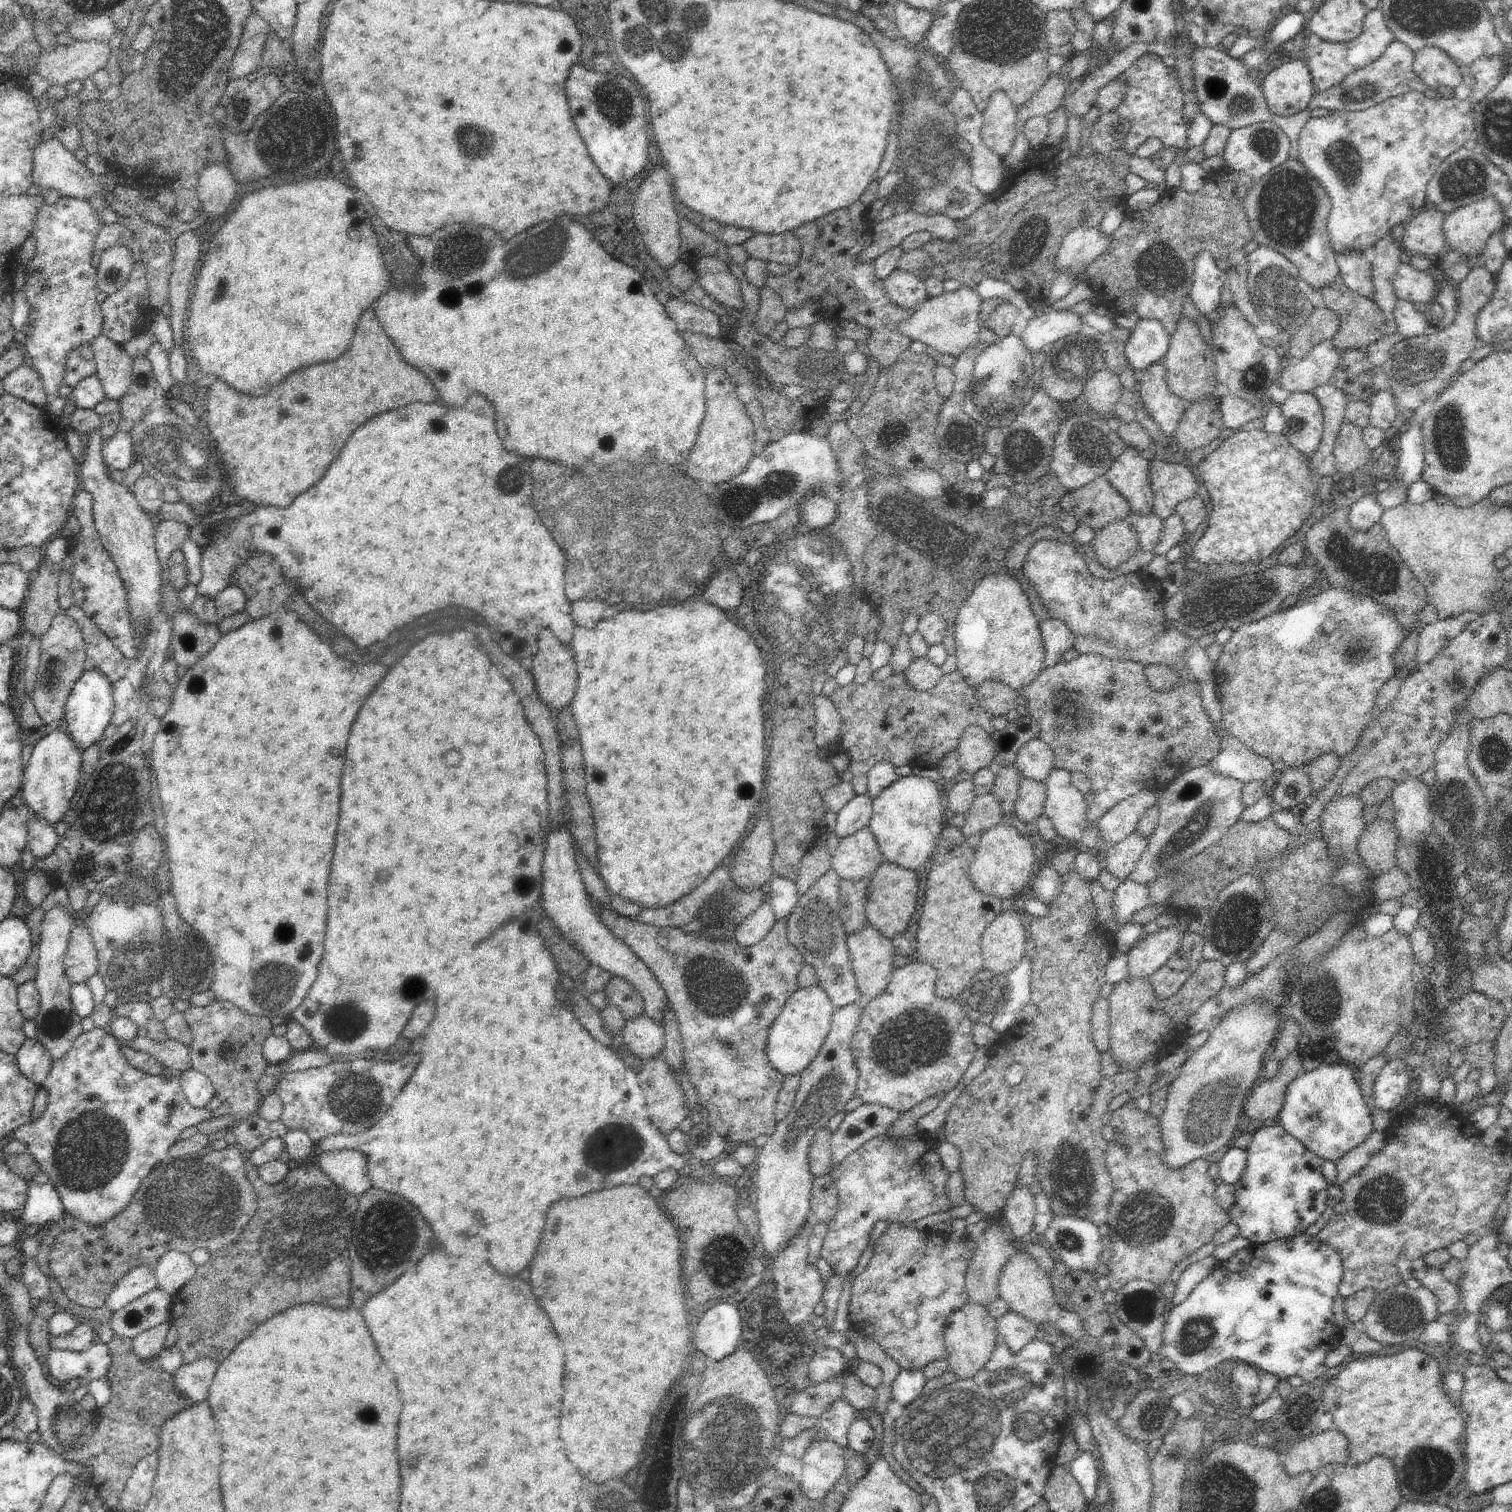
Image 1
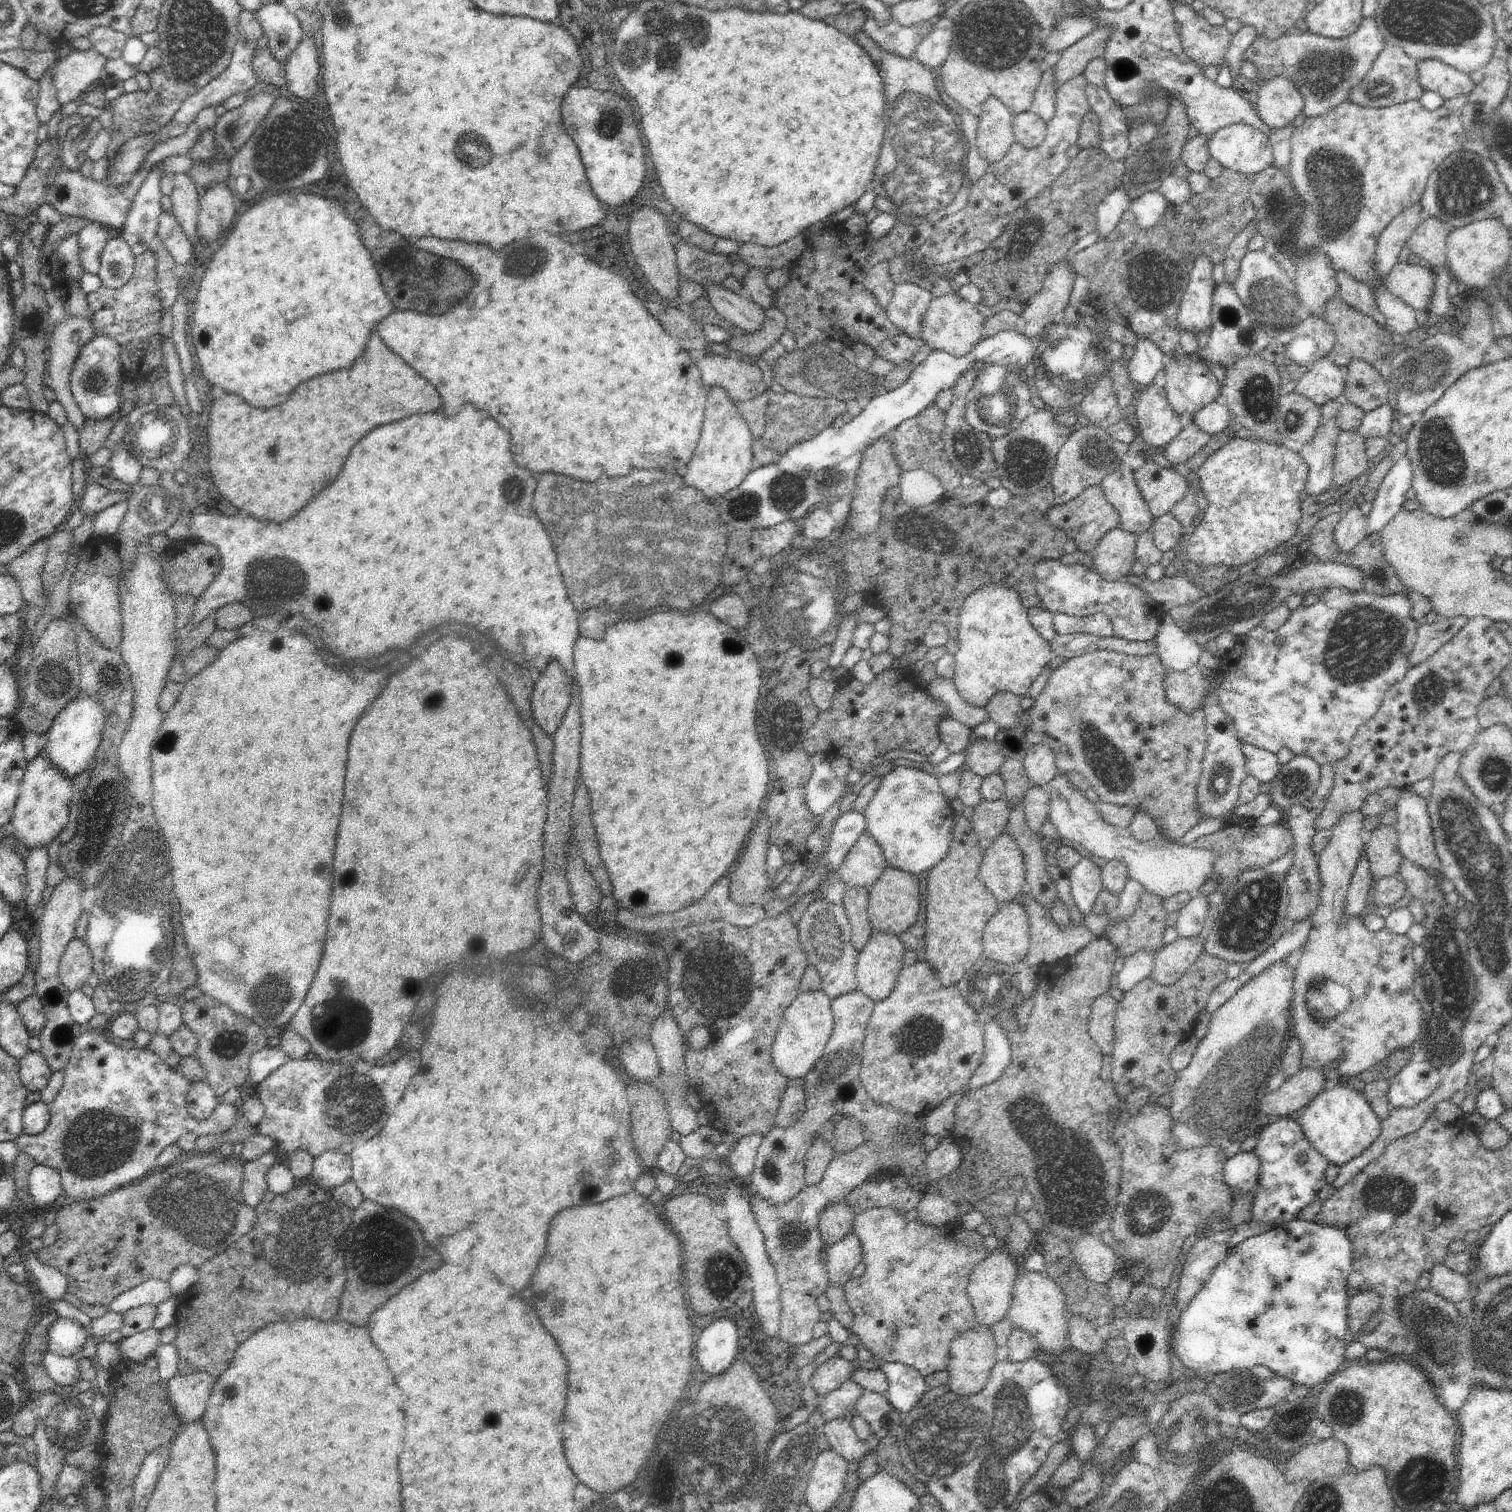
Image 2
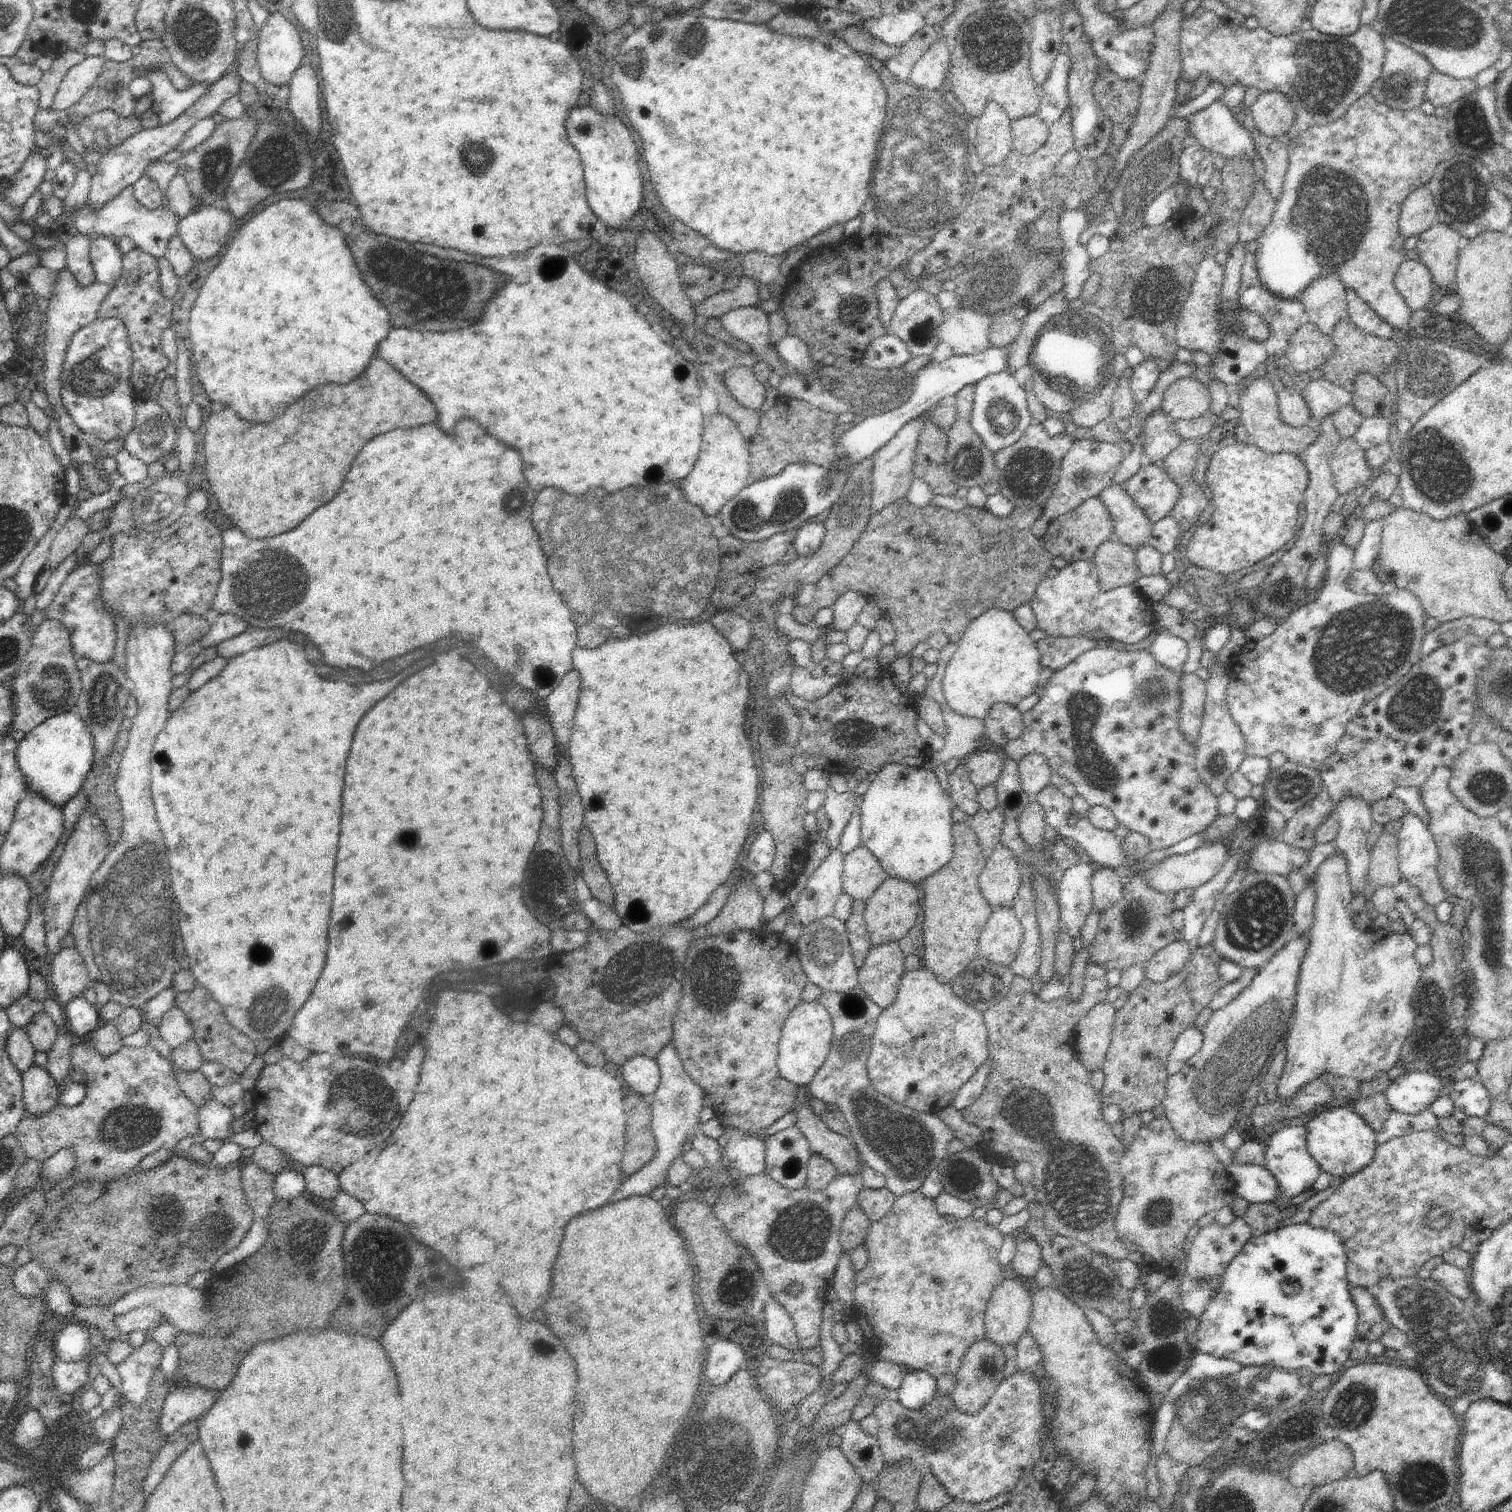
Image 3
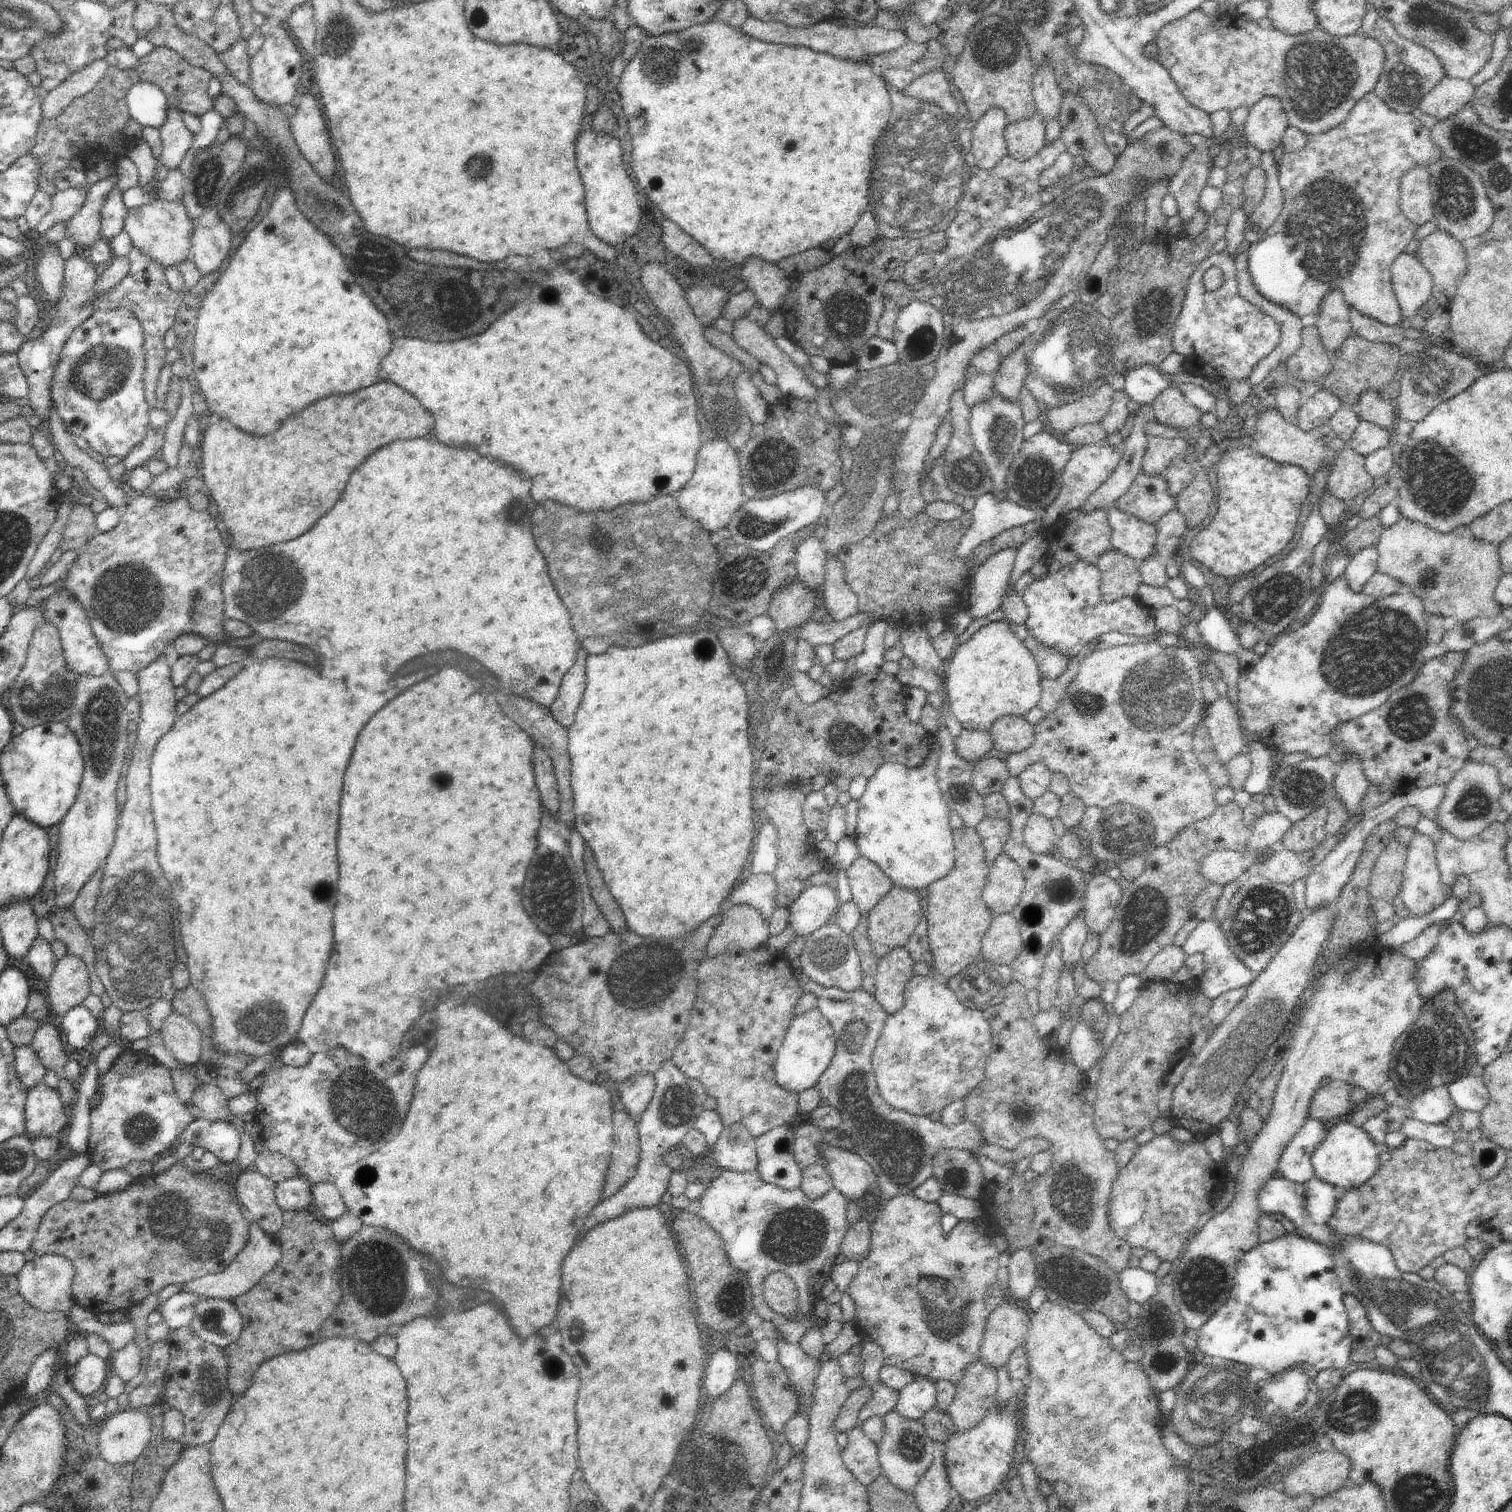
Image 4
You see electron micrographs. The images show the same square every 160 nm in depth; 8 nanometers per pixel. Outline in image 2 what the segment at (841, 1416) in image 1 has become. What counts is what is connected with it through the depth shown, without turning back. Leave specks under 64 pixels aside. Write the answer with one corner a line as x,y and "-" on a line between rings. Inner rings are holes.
834,1419
825,1423
821,1430
832,1450
848,1462
860,1463
870,1452
876,1451
881,1438
872,1433
866,1440
860,1440
851,1422
850,1419

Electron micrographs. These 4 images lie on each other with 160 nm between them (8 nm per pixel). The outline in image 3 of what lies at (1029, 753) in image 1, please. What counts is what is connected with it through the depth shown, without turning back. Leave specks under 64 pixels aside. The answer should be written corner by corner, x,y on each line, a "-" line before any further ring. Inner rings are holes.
1030,753
1019,762
1019,775
1024,792
1035,796
1048,786
1053,772
1045,756

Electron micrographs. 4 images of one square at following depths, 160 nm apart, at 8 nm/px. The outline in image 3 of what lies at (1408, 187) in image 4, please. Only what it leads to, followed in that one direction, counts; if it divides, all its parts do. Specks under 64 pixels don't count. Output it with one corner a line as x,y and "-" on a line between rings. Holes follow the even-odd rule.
1424,184
1409,192
1401,204
1397,237
1405,240
1419,235
1436,223
1437,210
1434,195

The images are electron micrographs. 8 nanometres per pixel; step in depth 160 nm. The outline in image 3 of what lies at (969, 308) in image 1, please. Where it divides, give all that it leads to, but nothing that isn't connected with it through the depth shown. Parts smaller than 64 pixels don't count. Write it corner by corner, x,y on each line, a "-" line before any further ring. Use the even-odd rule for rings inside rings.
960,308
939,326
939,339
950,346
956,355
976,355
988,347
993,319

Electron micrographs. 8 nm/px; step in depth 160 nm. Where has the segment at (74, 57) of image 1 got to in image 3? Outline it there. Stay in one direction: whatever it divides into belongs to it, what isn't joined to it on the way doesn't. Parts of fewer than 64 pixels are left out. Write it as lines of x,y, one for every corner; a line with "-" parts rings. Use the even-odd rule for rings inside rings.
104,55
89,56
80,64
73,66
62,79
51,104
51,109
63,111
76,104
102,74
107,60
108,58

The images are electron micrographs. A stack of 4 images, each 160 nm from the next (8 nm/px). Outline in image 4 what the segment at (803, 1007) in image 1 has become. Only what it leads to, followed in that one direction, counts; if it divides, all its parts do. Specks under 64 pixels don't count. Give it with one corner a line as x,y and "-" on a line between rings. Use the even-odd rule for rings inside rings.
817,1008
794,1017
777,1054
776,1084
798,1094
814,1087
821,1074
830,1066
835,1053
835,1042
835,1032
830,1021

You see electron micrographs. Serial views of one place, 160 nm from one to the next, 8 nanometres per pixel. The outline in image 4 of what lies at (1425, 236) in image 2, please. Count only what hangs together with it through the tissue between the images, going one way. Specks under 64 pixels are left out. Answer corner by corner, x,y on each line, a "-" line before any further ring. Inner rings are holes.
1435,231
1421,240
1415,256
1433,276
1431,297
1445,309
1456,298
1458,285
1467,271
1468,245
1446,231

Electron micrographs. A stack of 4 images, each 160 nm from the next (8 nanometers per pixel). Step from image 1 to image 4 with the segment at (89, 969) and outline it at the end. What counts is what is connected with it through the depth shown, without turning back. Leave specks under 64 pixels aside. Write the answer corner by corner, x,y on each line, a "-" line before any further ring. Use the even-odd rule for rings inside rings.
67,954
57,961
47,983
45,995
51,1015
68,1014
91,993
89,970
82,959
74,955

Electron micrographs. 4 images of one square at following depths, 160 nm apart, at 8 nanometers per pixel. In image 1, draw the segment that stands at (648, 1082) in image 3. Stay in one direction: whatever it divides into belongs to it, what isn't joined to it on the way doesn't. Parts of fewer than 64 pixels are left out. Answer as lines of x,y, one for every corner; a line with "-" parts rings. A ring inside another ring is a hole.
645,1012
628,1021
621,1033
627,1051
644,1064
663,1052
665,1030

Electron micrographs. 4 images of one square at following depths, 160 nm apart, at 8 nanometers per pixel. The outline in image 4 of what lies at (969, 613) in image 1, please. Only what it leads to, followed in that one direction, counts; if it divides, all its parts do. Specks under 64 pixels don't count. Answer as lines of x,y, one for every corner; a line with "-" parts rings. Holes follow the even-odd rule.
1007,620
992,622
980,628
973,636
959,645
948,664
943,679
943,696
946,709
960,721
966,730
990,732
1000,717
1014,715
1025,717
1041,699
1041,674
1036,659
1010,630

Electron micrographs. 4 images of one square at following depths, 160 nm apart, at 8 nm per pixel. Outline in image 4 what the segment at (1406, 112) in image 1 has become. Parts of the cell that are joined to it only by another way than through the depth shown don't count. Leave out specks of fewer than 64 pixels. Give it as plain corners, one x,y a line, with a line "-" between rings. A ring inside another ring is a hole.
1372,90
1356,102
1342,124
1317,135
1308,135
1304,148
1283,154
1279,162
1279,183
1284,195
1282,212
1265,237
1247,250
1256,290
1300,318
1306,314
1319,318
1324,297
1342,291
1346,304
1360,314
1385,325
1398,323
1402,318
1392,286
1391,266
1418,230
1400,208
1400,179
1408,168
1428,168
1443,158
1430,133
1419,118
1390,108

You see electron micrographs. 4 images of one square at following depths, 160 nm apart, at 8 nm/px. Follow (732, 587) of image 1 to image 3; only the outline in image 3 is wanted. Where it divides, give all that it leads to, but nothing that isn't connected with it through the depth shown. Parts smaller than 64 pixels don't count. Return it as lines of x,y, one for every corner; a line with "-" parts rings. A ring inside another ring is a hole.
722,611
710,620
712,626
730,643
734,652
747,650
750,639
748,622
732,611

